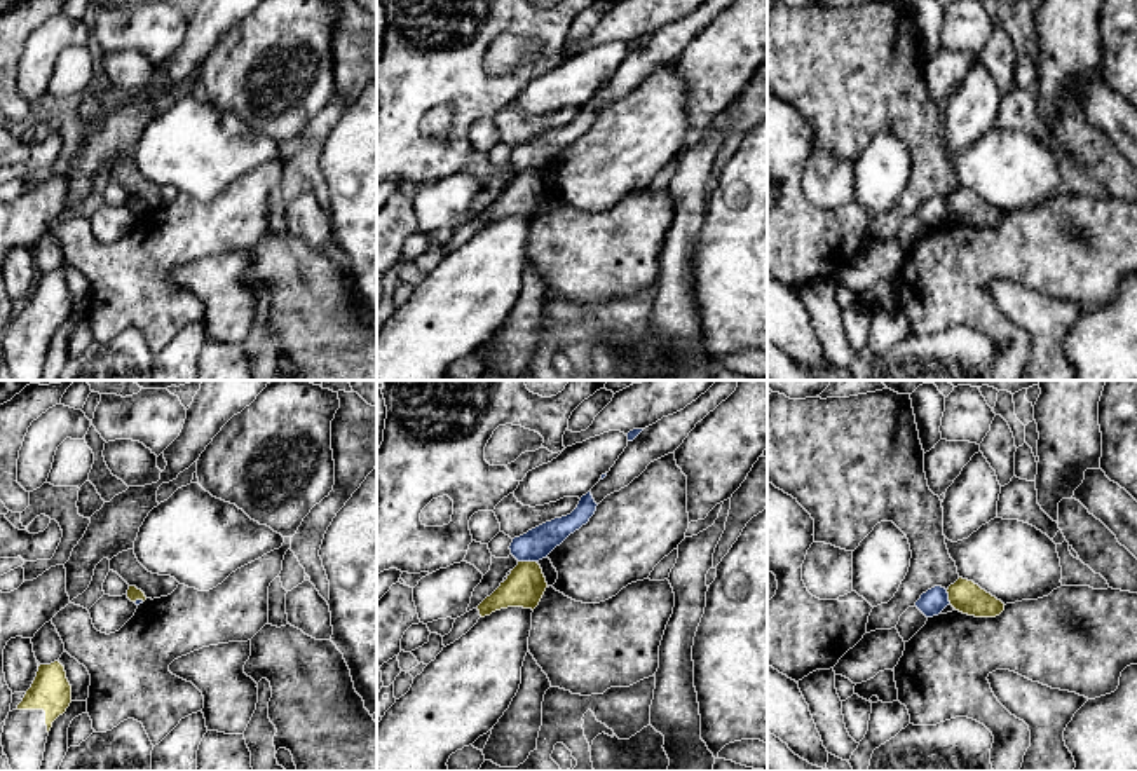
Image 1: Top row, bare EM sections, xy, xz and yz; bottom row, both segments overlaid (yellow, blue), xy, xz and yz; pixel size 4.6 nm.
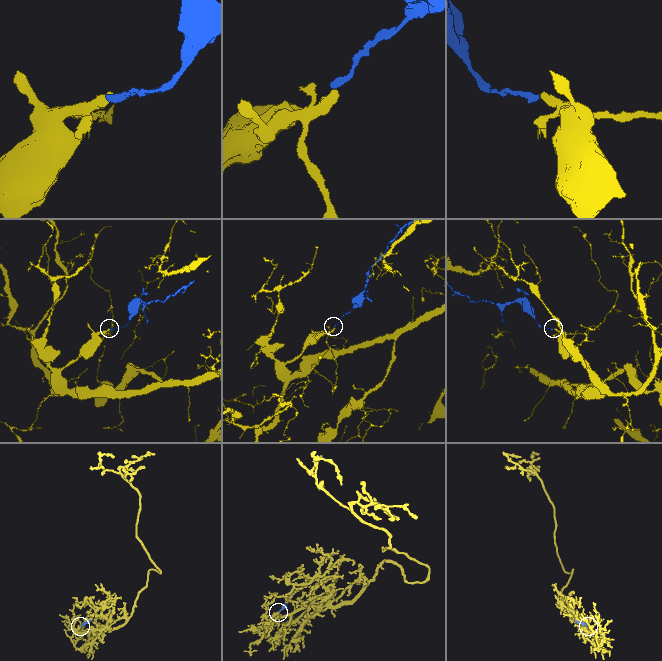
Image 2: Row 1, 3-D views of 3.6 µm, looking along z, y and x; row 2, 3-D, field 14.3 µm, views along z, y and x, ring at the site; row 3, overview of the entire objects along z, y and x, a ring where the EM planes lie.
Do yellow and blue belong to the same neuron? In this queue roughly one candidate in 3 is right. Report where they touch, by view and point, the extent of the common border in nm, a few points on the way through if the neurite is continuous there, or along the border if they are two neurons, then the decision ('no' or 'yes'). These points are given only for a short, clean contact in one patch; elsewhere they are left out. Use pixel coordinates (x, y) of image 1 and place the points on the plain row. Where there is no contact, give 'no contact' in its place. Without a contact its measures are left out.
contact xz (527, 171); length 90 nm; border xz (518, 170), (536, 171); no

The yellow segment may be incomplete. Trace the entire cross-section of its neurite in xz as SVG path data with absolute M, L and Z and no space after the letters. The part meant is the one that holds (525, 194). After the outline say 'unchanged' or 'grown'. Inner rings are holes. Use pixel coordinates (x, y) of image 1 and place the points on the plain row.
M518 171L507 188L480 215L480 225L490 225L507 216L535 218L548 197L542 178L537 171Z; unchanged

